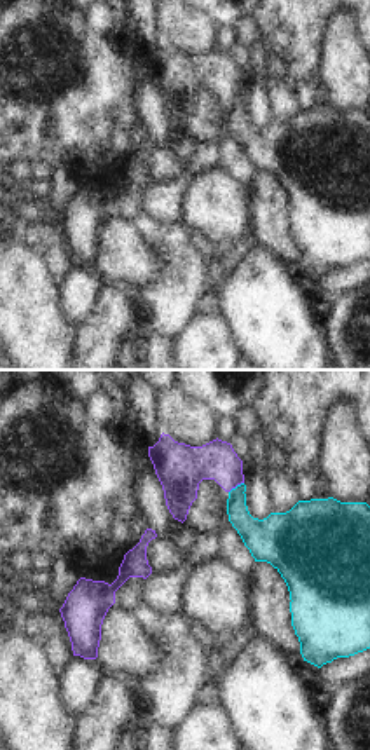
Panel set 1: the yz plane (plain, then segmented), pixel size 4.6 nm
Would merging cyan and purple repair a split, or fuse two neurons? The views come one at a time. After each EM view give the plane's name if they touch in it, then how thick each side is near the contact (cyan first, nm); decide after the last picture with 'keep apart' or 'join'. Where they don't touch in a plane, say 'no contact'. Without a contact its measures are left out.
yz | 140/190 nm

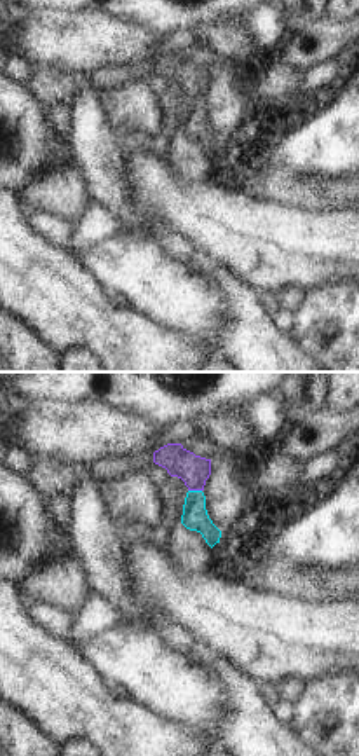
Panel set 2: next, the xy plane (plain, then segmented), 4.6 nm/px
xy | 120/140 nm

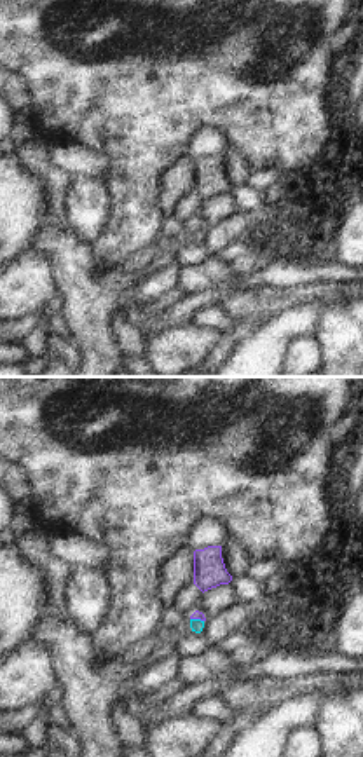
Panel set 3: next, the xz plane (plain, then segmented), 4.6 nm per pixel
xz | 60/40 nm

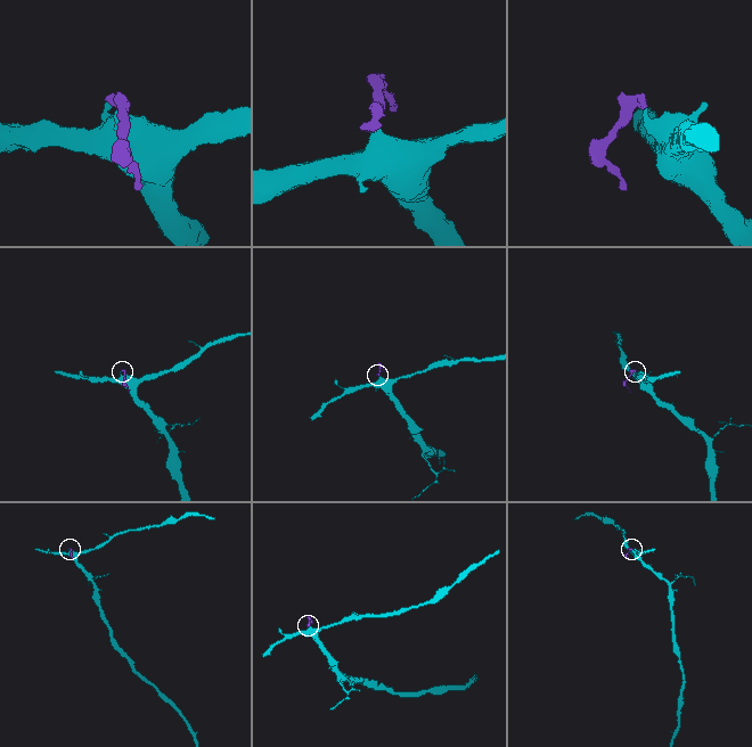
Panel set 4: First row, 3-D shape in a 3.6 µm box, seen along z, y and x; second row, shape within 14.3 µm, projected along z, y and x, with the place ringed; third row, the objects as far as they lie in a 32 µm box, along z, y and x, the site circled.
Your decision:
keep apart

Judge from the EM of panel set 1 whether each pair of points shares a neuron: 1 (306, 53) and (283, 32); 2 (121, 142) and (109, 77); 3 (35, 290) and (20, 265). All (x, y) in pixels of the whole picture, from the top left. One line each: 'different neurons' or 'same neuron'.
1: same neuron
2: same neuron
3: same neuron

